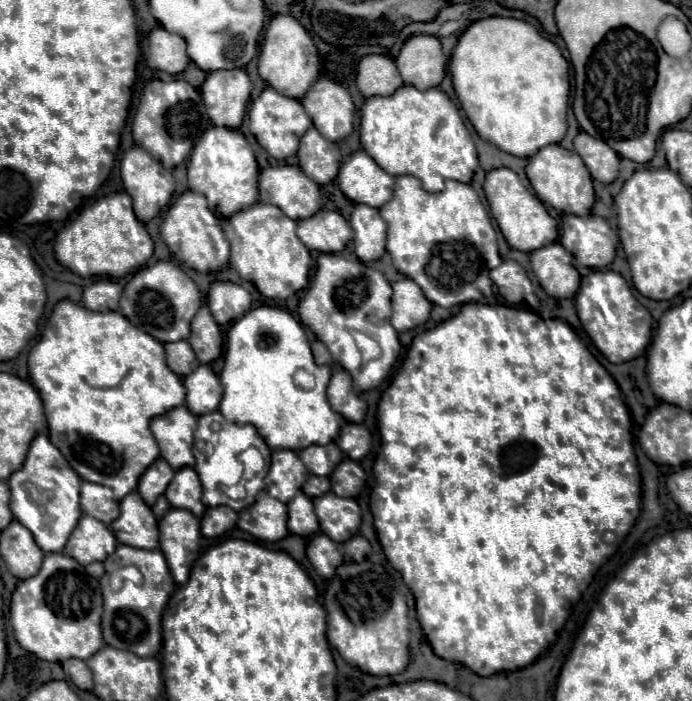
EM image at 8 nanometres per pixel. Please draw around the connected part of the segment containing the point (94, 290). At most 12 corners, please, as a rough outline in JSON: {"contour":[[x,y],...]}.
{"contour":[[99,280],[85,288],[83,306],[119,310],[123,286]]}

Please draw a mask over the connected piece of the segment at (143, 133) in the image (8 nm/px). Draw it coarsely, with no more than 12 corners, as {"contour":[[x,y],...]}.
{"contour":[[169,82],[144,88],[133,118],[135,144],[167,170],[181,164],[192,140],[173,140],[168,110],[181,96]]}

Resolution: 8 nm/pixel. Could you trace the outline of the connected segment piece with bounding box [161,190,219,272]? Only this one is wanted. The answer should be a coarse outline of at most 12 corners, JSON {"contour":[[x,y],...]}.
{"contour":[[197,194],[171,204],[161,238],[197,272],[219,270]]}

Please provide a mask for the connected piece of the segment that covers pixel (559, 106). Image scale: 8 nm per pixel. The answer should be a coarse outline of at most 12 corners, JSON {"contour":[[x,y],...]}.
{"contour":[[533,24],[459,36],[449,70],[483,140],[563,140],[569,64]]}

